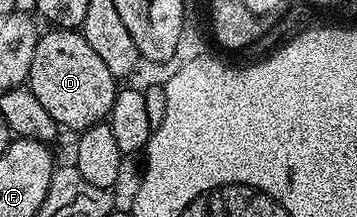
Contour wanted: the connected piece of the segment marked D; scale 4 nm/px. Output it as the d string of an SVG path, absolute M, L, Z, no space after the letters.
M50 28L39 37L36 44L36 53L32 55L32 72L28 79L28 88L48 108L48 116L56 120L59 127L66 126L74 132L81 132L98 123L105 123L110 116L110 109L114 103L116 93L116 80L112 72L108 72L104 60L92 52L88 40L82 38L78 30L64 30L61 28Z

